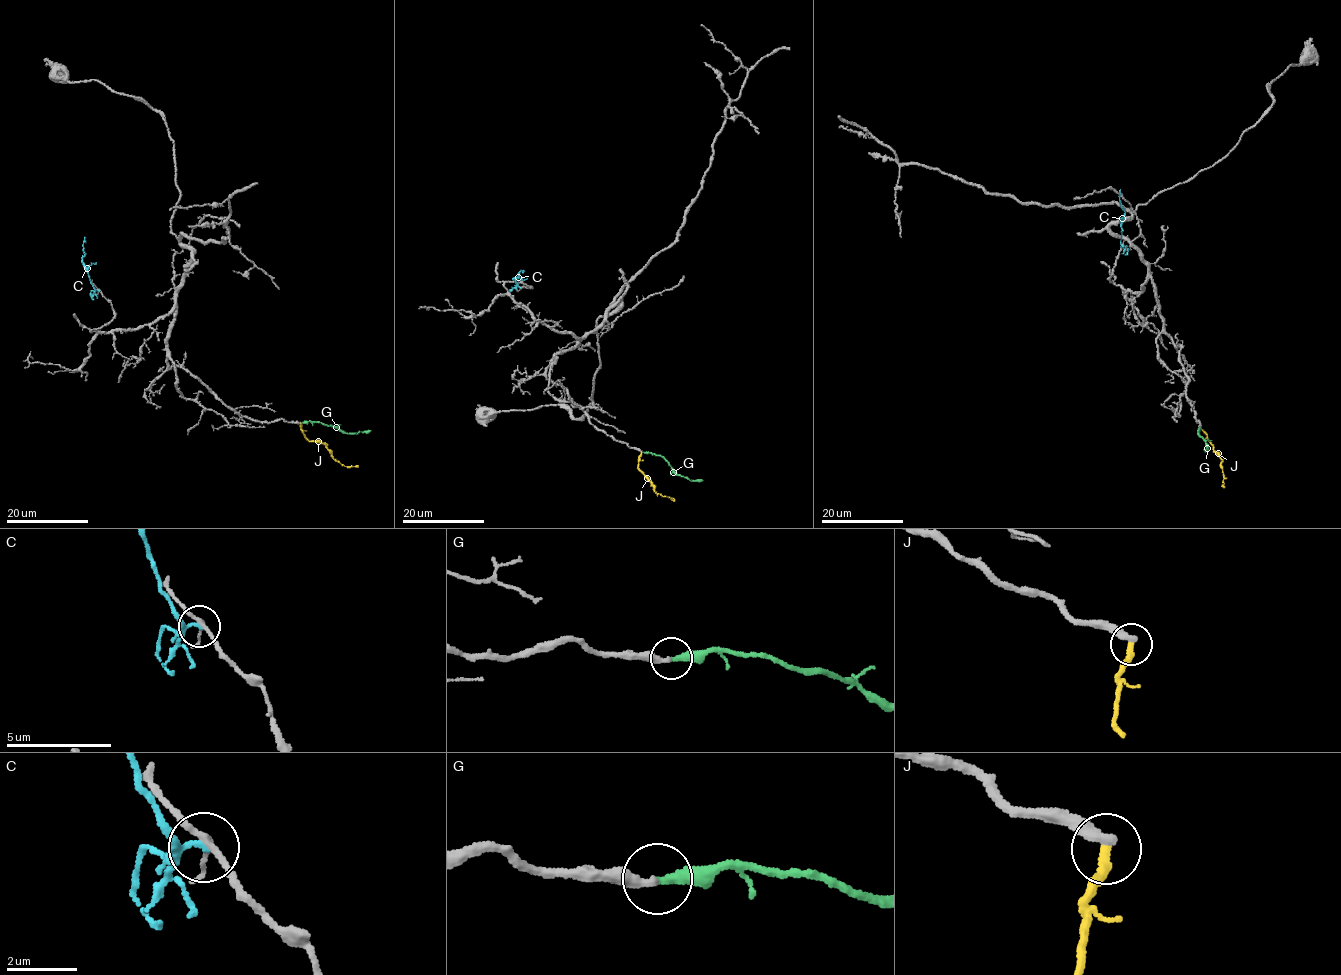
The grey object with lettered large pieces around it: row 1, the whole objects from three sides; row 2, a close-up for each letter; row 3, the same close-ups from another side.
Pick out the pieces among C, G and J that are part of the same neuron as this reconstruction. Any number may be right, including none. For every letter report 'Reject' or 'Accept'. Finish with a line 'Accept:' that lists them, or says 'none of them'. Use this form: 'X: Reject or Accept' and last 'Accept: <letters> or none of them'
C: Reject
G: Accept
J: Reject
Accept: G

